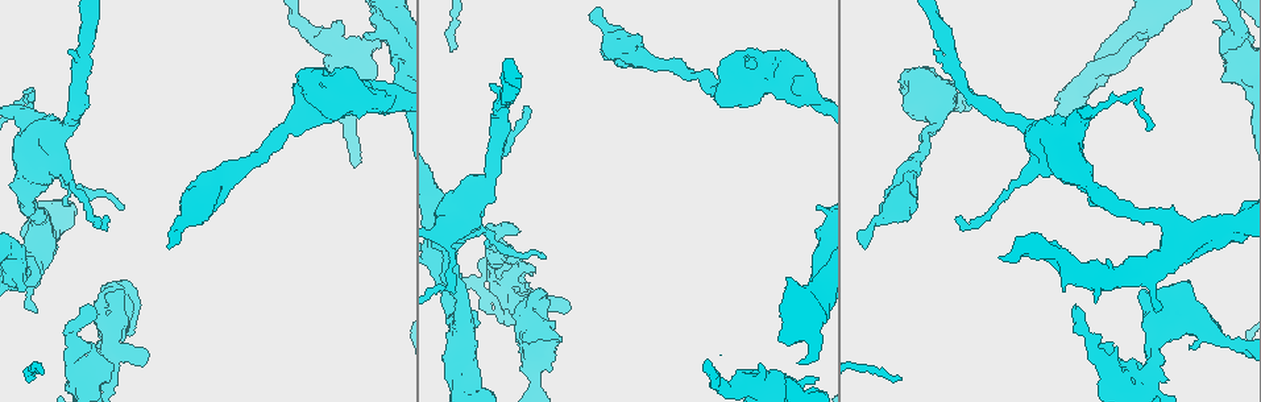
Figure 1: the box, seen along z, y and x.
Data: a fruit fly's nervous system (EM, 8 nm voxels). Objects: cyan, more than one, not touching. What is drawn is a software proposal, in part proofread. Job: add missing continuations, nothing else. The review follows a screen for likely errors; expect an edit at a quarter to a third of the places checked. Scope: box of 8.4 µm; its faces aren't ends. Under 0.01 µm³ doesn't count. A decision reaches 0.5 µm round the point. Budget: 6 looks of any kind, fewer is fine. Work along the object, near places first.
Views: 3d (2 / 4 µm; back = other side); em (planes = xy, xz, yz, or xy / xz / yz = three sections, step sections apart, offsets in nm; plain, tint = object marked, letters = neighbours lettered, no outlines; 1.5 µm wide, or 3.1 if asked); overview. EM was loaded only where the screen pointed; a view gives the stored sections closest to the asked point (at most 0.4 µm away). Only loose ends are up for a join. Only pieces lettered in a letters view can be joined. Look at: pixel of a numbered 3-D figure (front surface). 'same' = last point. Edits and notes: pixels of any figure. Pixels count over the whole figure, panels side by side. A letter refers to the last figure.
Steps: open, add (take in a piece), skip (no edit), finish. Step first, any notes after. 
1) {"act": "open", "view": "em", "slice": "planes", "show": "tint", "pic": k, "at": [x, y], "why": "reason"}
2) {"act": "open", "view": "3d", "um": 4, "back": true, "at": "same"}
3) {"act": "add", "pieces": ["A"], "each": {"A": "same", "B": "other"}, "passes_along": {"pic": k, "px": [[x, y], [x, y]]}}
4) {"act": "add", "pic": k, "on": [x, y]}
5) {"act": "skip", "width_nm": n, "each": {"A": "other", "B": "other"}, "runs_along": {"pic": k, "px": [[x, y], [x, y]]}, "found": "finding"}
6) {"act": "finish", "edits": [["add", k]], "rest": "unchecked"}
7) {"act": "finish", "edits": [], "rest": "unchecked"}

{"act": "open", "view": "em", "um": 3.1, "slice": "yz", "step": 16, "show": "letters", "pic": 1, "at": [1191, 285], "why": "thick end"}

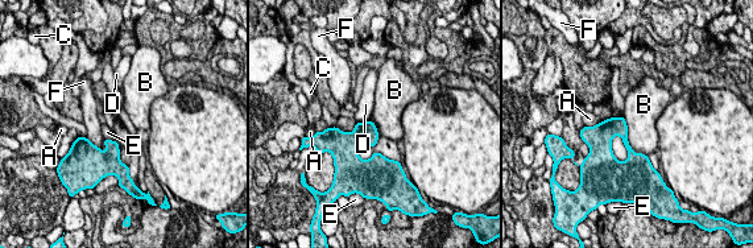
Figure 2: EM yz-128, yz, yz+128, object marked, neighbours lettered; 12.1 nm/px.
{"act": "skip", "each": {"A": "other", "B": "other", "C": "other", "D": "other", "E": "other", "F": "other"}, "found": "no lettered piece goes on from it"}

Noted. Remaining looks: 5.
{"act": "open", "view": "em", "slice": "yz", "step": 4, "show": "tint", "pic": 1, "at": [111, 364], "why": "stops while still wide"}

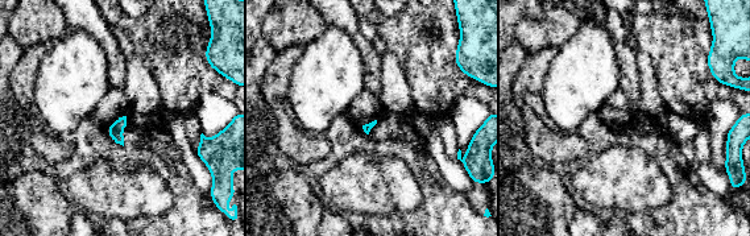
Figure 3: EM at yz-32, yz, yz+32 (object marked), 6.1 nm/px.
{"act": "open", "view": "em", "slice": "planes", "show": "letters", "at": "same"}

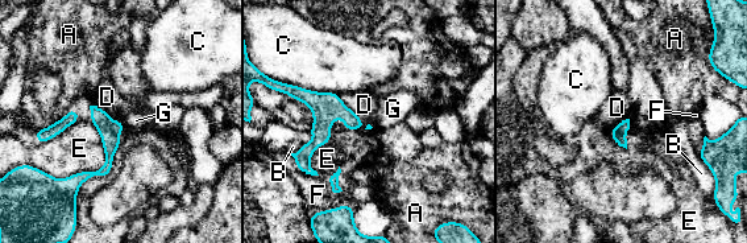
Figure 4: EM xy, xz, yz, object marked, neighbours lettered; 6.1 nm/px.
{"act": "skip", "each": {"A": "other", "B": "other", "C": "other", "D": "other", "E": "other", "F": "other", "G": "other"}, "runs_along": {"pic": 4, "px": [[94, 108], [108, 165], [66, 182]]}, "found": "none of them fits"}

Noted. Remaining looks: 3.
{"act": "open", "view": "em", "slice": "planes", "show": "tint", "pic": 1, "at": [170, 247], "why": "branch stops here"}

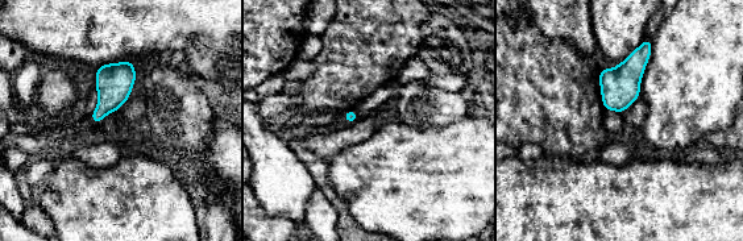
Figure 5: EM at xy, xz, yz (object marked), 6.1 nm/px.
{"act": "open", "view": "em", "slice": "planes", "show": "letters", "at": "same", "why": "what lies round it"}

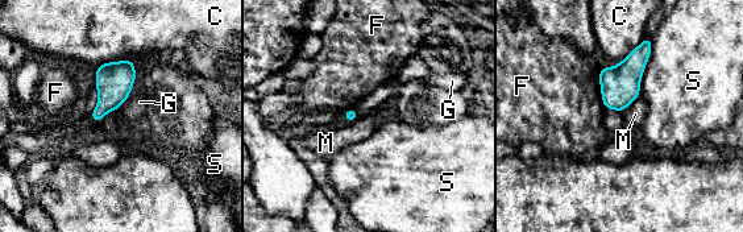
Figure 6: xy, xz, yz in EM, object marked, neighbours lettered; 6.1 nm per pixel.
{"act": "skip", "each": {"C": "other", "F": "other", "G": "other", "M": "other", "S": "other"}, "border": {"pic": 6, "px": [[639, 94], [621, 111]]}, "found": "no lettered piece goes on from it"}

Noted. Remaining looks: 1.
{"act": "finish", "edits": [], "rest": "unchecked"}

